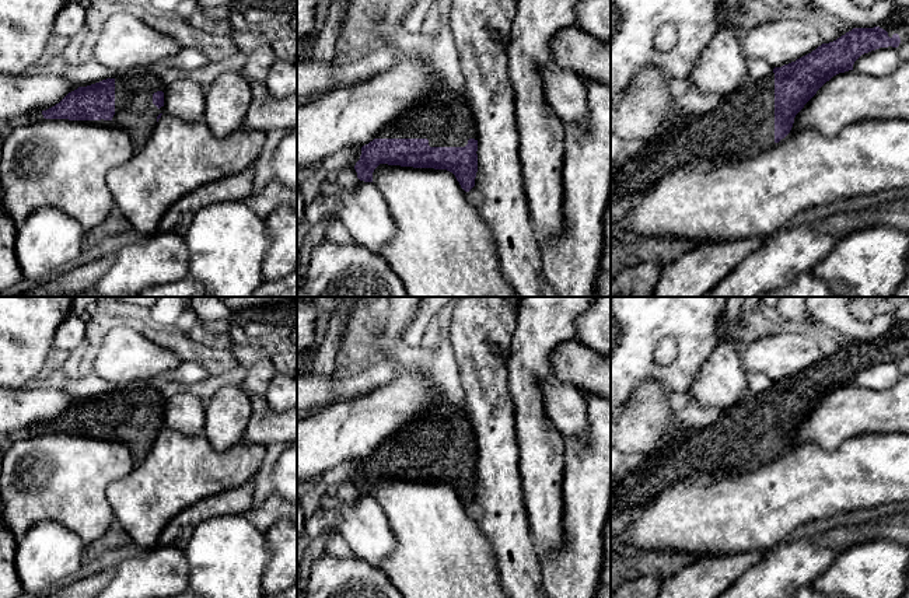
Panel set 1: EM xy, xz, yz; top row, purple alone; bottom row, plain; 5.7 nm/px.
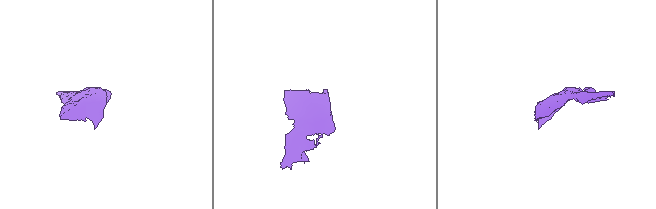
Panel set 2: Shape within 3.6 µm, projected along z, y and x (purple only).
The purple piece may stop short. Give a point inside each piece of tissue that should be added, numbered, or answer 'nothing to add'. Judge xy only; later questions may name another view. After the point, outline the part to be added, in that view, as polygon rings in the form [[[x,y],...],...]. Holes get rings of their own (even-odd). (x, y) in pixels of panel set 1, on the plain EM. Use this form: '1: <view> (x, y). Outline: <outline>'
1: xy (135, 426). Outline: [[[127,387],[115,391],[115,429],[111,434],[80,434],[99,440],[113,440],[125,444],[134,466],[143,461],[150,451],[157,430],[164,427],[153,417],[153,408],[165,406],[167,399],[158,388]]]

